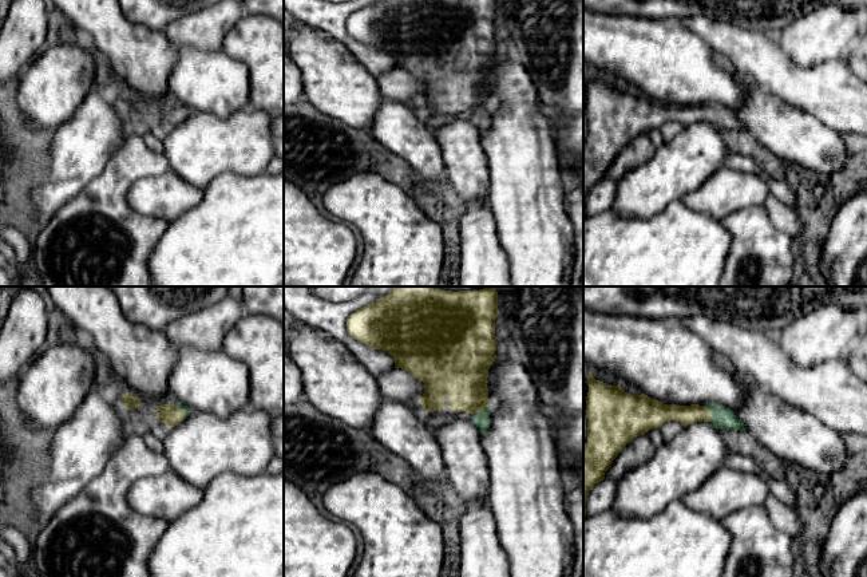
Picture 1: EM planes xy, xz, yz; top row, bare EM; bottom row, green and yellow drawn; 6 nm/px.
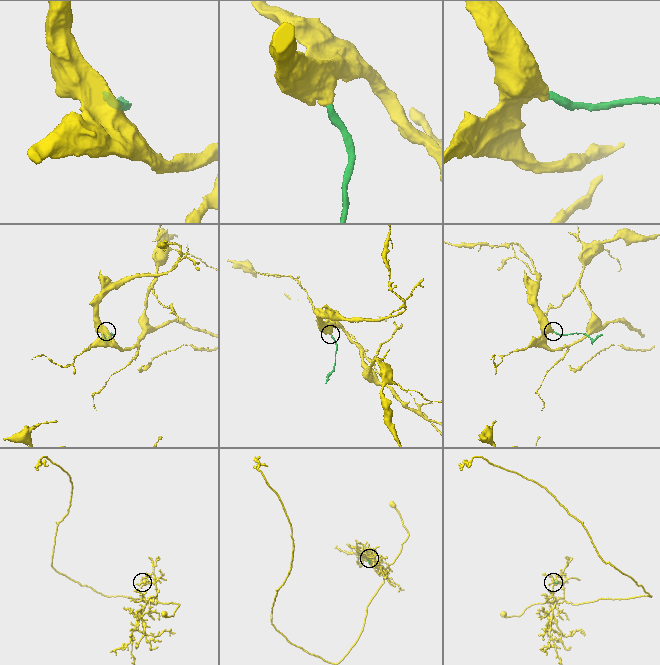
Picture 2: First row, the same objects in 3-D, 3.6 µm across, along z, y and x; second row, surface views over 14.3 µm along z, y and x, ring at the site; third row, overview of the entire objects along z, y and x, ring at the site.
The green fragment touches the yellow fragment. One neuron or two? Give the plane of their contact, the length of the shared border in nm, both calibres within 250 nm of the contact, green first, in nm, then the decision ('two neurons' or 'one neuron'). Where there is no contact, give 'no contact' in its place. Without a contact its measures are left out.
xy | 130 nm | 40/120 nm | one neuron

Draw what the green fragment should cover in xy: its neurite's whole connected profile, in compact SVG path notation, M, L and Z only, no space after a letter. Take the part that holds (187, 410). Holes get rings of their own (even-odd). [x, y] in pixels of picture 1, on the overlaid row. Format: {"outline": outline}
{"outline": "M181 403L157 406L157 419L169 428L178 426L191 414L191 410Z"}

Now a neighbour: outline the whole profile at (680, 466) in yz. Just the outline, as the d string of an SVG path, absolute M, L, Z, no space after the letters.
M709 422L684 427L654 457L614 482L611 510L619 517L653 518L668 505L698 489L729 452L720 428Z

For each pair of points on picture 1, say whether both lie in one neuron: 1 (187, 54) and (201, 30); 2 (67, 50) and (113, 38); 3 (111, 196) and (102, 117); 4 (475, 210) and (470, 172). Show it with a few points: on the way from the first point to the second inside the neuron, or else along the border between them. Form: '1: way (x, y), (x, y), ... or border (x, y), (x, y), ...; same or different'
1: border (175, 46), (222, 50); different
2: border (87, 43), (101, 60); different
3: border (125, 135), (105, 169), (86, 185); different
4: border (487, 200), (464, 202); different

